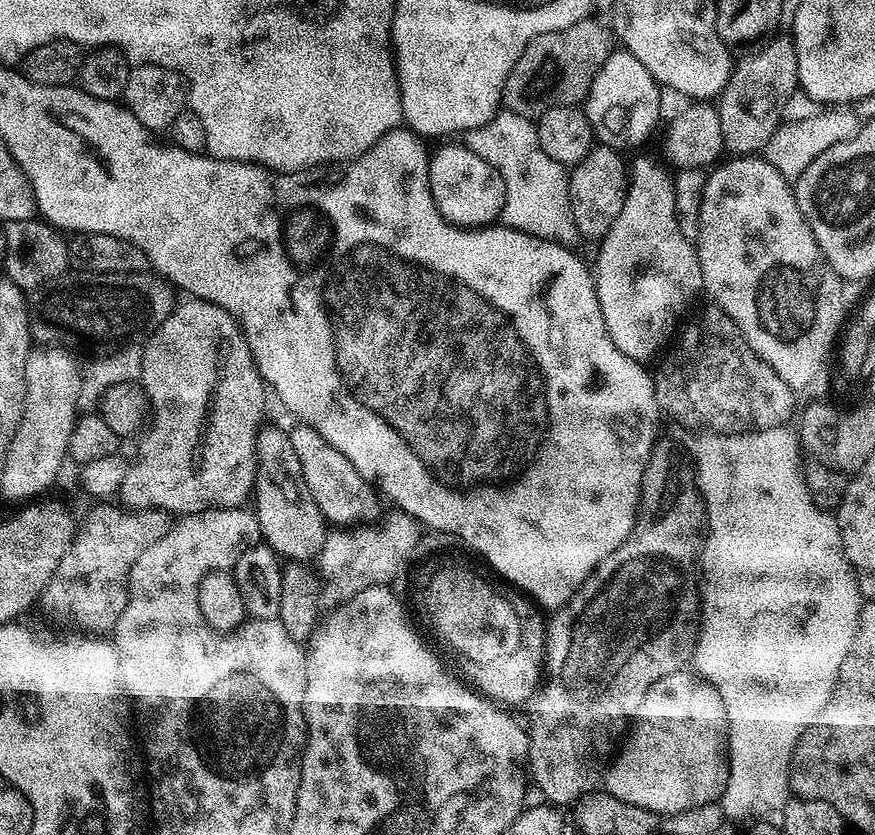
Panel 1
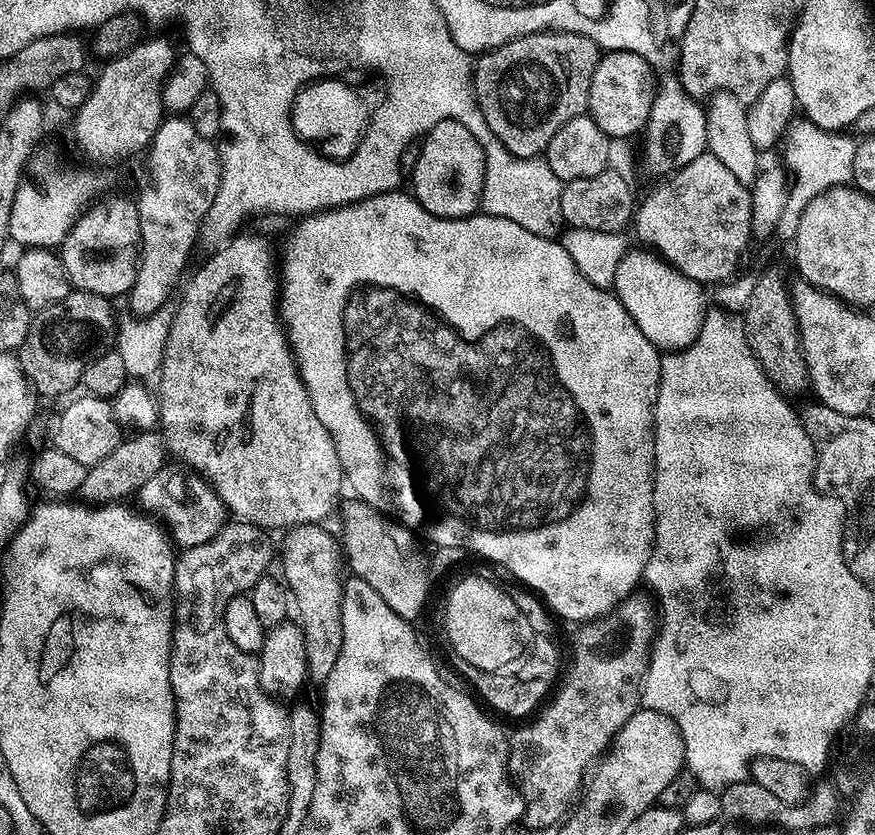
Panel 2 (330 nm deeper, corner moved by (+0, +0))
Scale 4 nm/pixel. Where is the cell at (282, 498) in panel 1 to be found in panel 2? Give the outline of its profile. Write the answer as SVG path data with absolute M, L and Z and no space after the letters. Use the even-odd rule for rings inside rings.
M302 524L295 528L287 529L284 540L284 573L282 578L290 589L291 599L294 601L294 612L298 617L298 623L301 630L304 632L304 641L306 642L306 670L308 671L308 680L311 683L316 683L316 686L323 686L326 678L330 678L330 670L334 670L334 662L338 662L338 654L342 650L342 594L344 593L344 586L342 583L342 575L340 576L340 564L342 568L342 544L339 539L336 540L330 533L324 529L324 526L313 526L311 524Z

